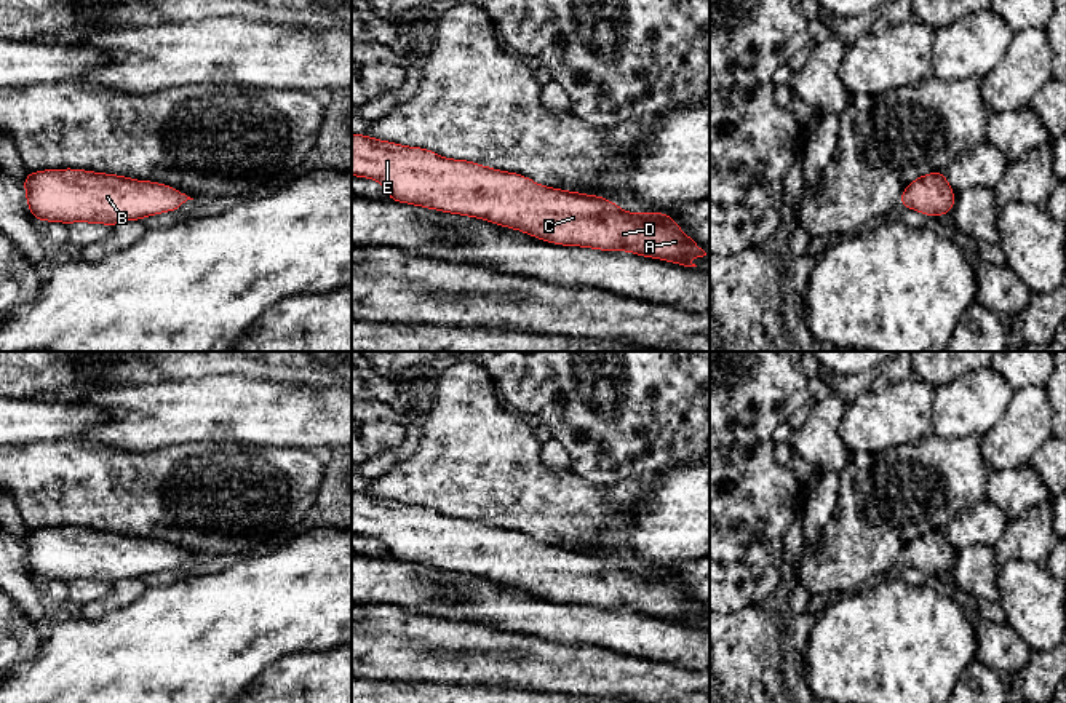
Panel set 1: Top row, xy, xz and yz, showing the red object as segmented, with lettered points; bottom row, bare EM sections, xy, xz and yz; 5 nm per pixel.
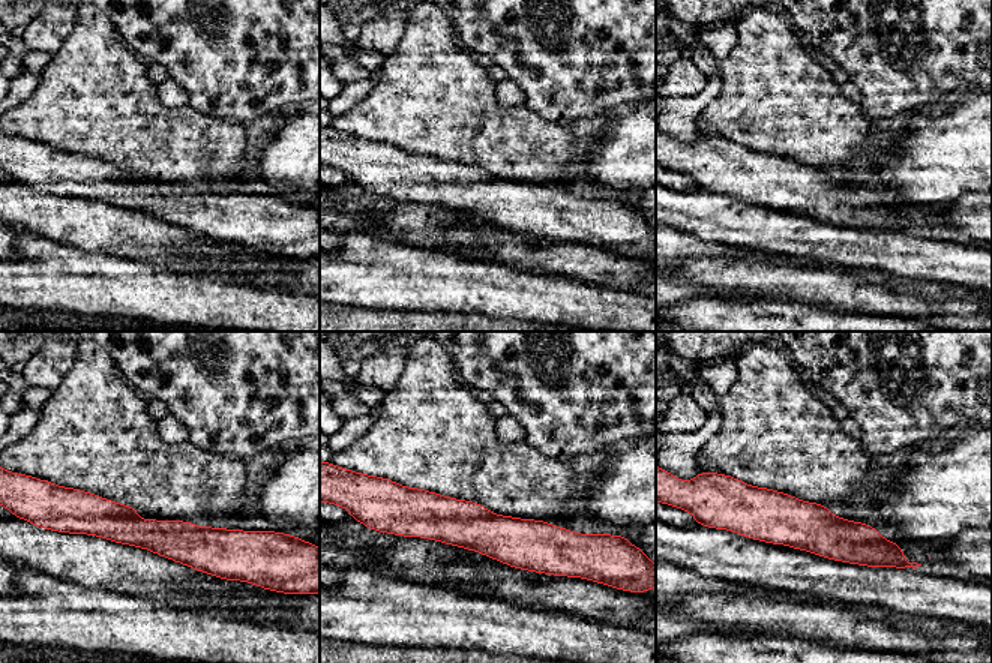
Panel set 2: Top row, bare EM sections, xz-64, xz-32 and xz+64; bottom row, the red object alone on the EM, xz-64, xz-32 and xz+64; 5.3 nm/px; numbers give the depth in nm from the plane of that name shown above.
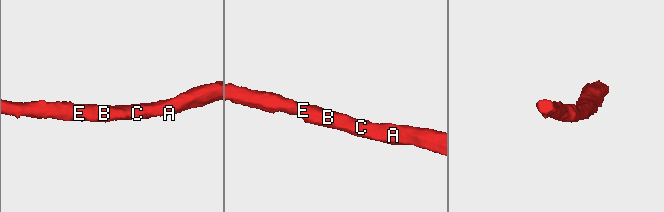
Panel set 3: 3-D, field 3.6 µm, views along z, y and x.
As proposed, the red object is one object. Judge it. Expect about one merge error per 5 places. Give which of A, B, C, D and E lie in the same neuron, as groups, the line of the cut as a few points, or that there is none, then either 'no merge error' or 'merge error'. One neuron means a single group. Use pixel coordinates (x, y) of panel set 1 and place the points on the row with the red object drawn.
A B C D E | no cut | no merge error

